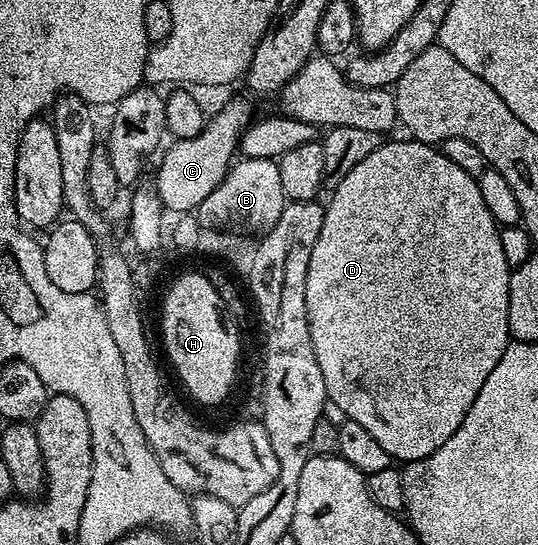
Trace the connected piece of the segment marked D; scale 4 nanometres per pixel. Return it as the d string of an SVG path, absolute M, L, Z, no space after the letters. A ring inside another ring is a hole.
M414 138L406 139L391 140L388 144L387 141L380 143L379 148L373 150L373 154L369 154L369 158L361 158L361 162L357 162L357 166L353 166L353 170L349 170L349 174L345 174L345 178L341 178L341 182L330 193L331 201L326 201L323 209L321 234L317 234L313 254L309 254L309 274L305 278L305 306L309 318L309 334L313 338L313 354L317 354L317 366L321 366L321 378L325 378L328 401L332 405L336 404L344 412L342 415L346 419L357 422L357 426L365 426L365 430L369 430L369 434L373 434L373 438L377 438L378 444L391 455L392 461L419 460L419 462L423 462L438 448L445 446L445 442L449 442L449 438L453 438L453 430L457 430L457 426L461 426L465 414L469 414L469 406L473 406L473 398L477 398L477 394L481 394L481 386L485 386L485 378L489 378L493 366L497 366L497 362L501 362L501 354L505 354L508 344L512 343L509 330L509 278L513 270L505 262L505 253L501 251L501 238L499 237L500 225L495 223L493 214L489 214L485 201L481 199L478 179L465 174L465 170L461 170L461 166L449 162L449 158L445 158L445 154L438 147L422 144Z

